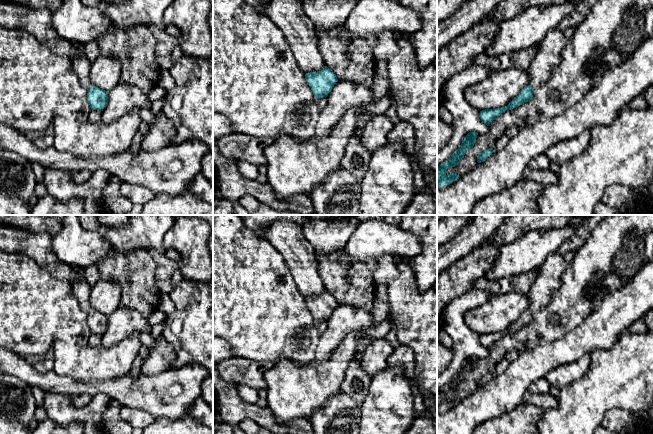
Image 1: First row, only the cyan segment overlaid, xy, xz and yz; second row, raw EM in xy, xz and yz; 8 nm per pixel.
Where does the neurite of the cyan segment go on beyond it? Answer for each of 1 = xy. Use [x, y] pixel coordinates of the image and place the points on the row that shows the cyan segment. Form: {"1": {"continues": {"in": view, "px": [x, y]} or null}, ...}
{"1": {"continues": {"in": "xy", "px": [82, 66]}}}

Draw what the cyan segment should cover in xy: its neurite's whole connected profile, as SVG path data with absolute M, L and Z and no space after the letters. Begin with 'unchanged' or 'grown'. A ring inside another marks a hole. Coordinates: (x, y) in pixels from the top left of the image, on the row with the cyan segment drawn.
grown | M83 52L77 54L71 60L81 84L88 90L87 101L91 109L103 111L108 101L108 92L94 86L90 81L91 62Z

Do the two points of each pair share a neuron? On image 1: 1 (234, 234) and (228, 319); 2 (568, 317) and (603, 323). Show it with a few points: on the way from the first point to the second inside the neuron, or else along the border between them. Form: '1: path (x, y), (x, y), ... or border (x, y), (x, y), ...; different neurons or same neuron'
1: path (228, 255), (228, 298); same neuron
2: border (598, 303), (578, 325), (565, 334); different neurons

